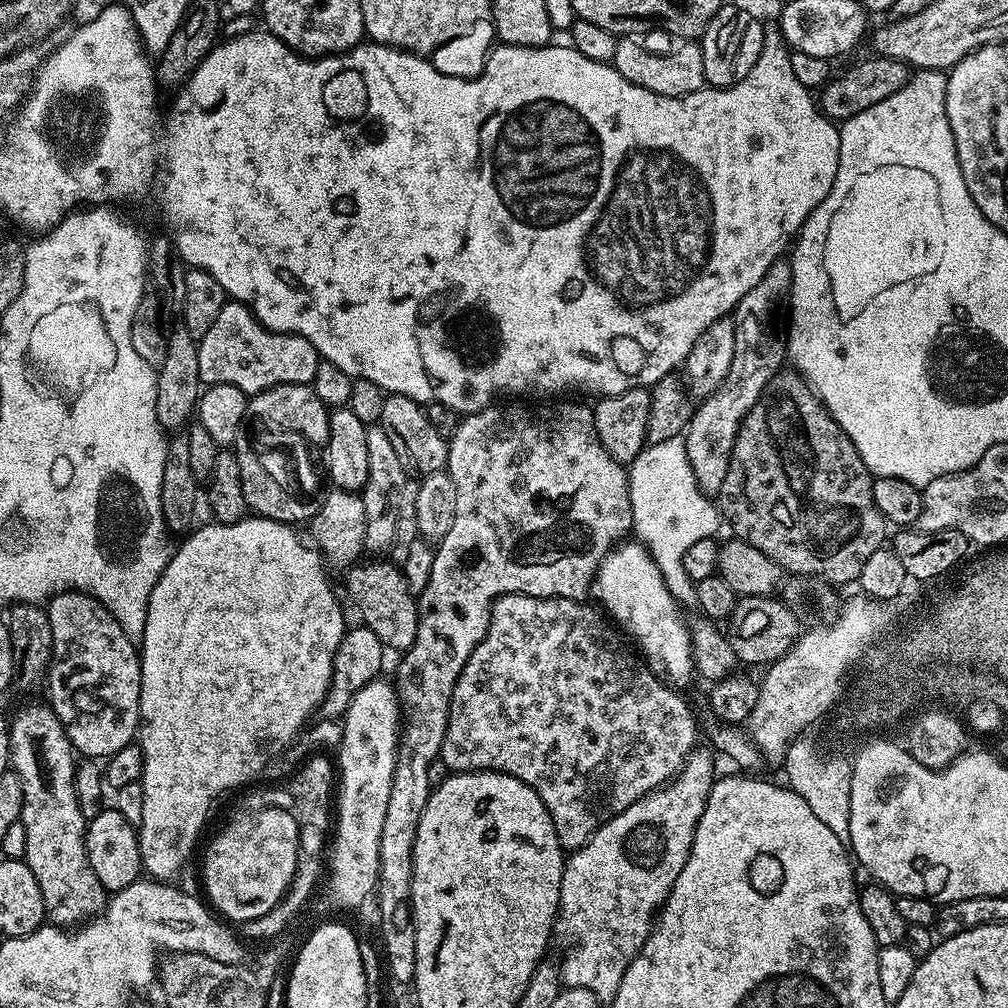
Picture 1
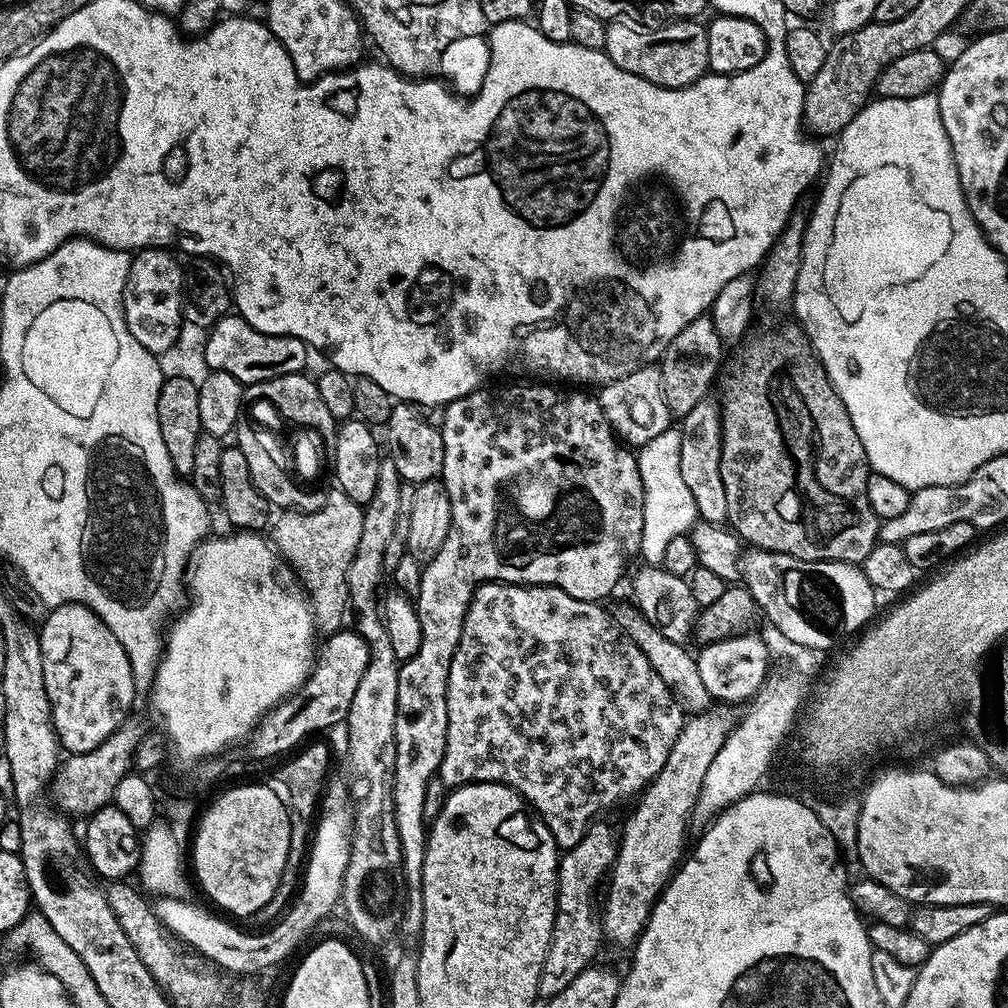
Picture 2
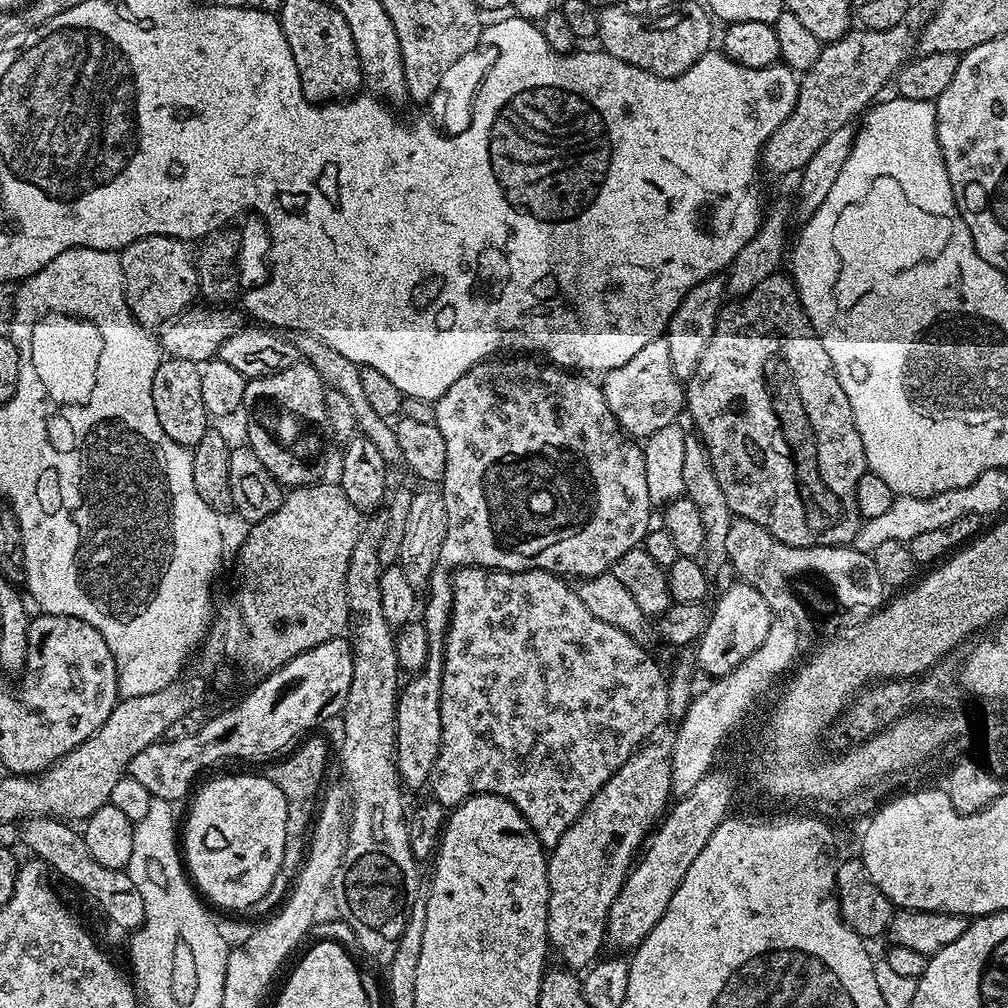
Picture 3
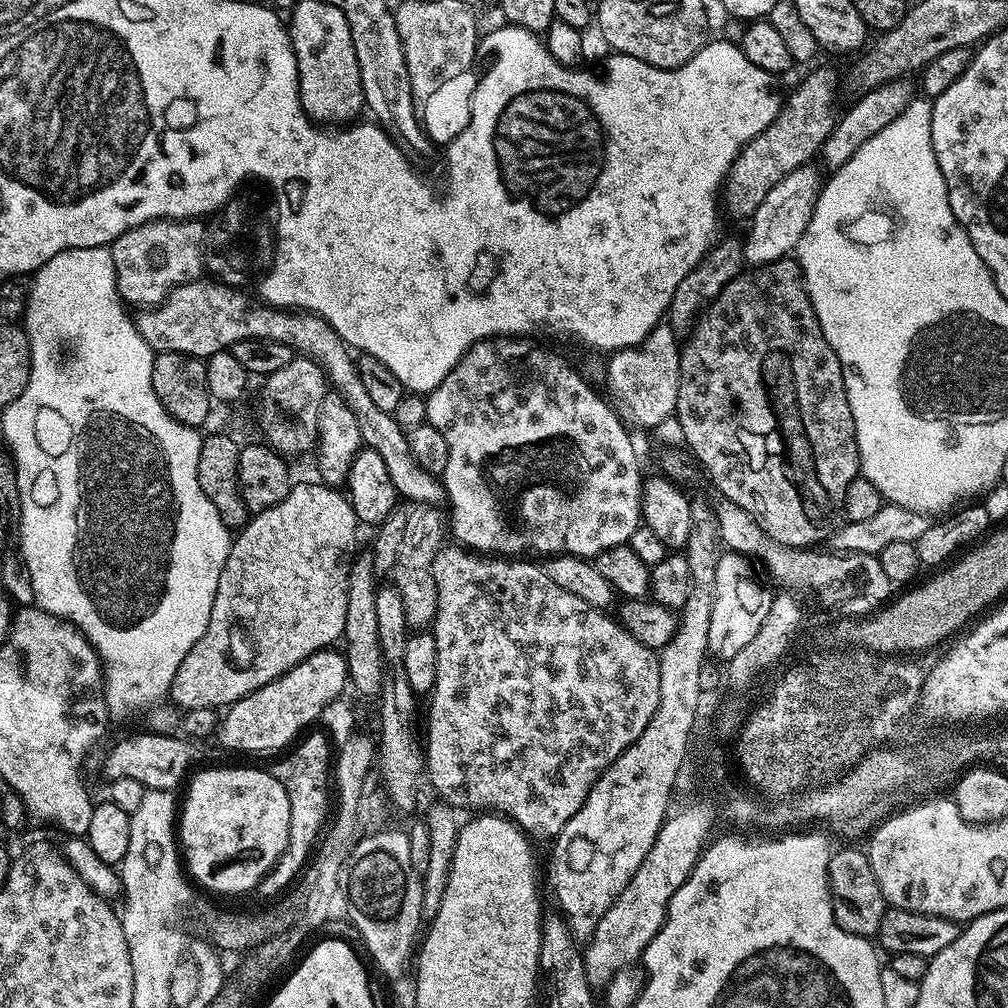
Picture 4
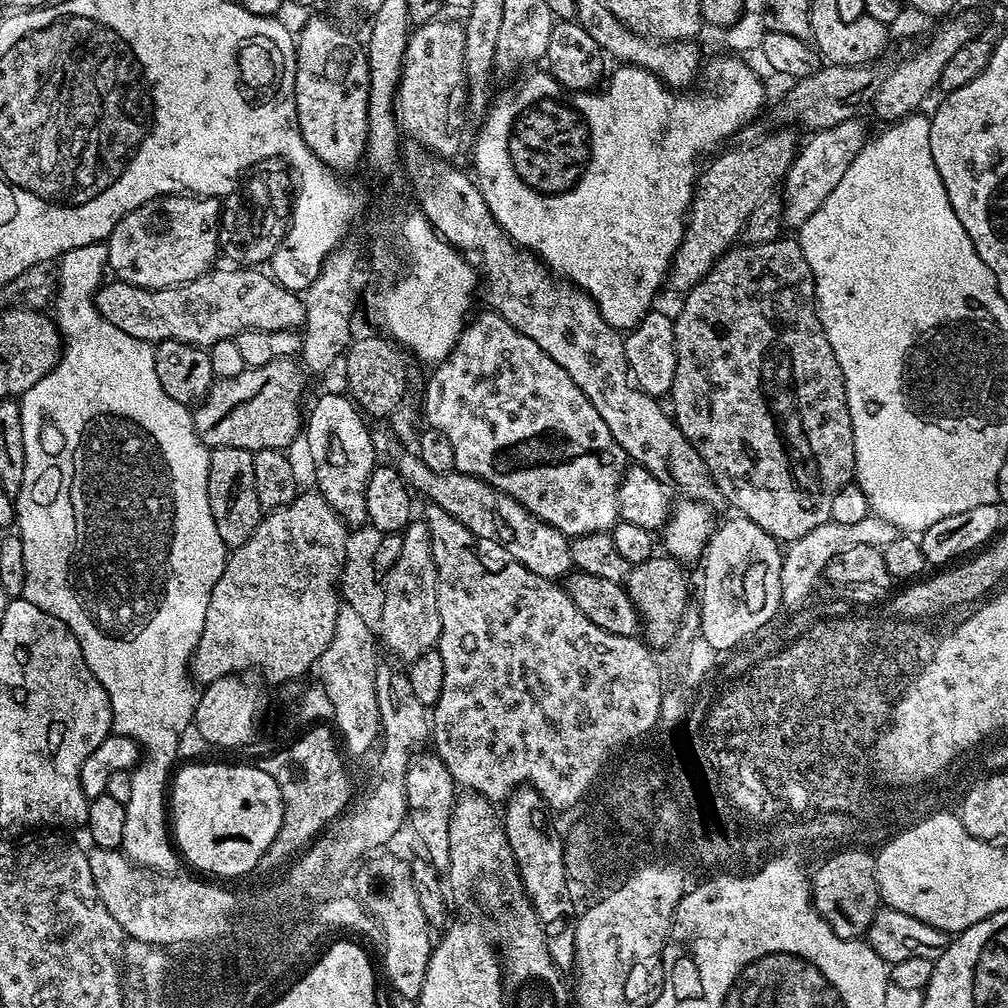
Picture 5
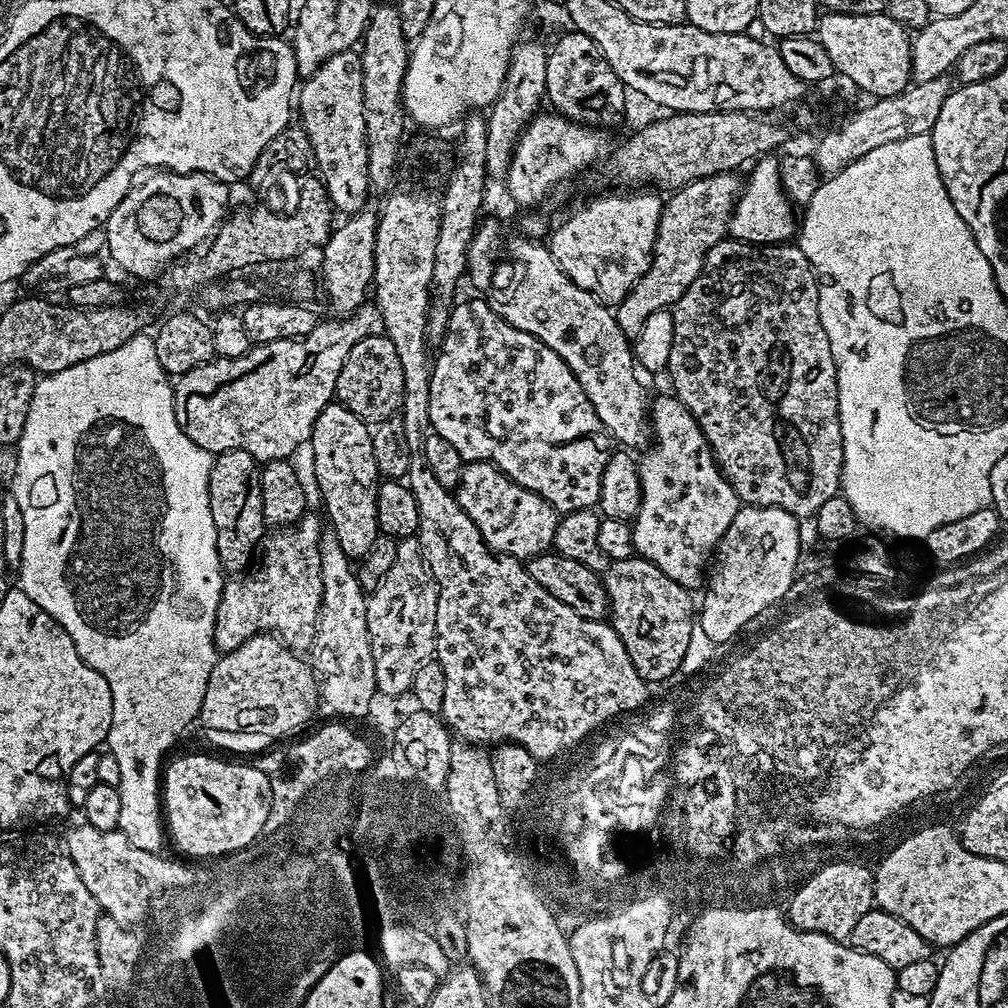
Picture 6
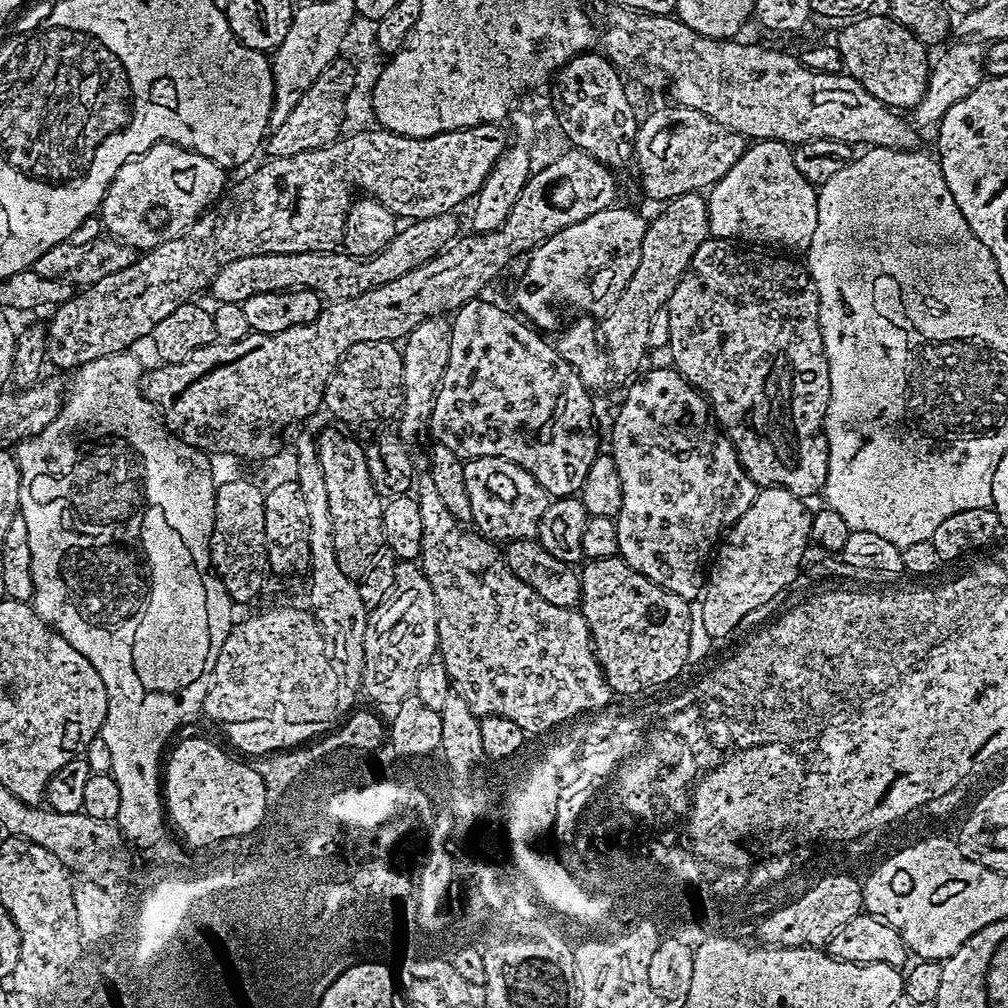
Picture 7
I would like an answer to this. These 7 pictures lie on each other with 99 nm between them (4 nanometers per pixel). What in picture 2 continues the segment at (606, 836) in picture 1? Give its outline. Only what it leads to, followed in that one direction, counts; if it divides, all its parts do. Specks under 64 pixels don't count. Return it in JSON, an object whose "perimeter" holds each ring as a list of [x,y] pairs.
{"perimeter":[[[713,706],[707,712],[697,712],[685,719],[684,729],[670,750],[670,758],[666,758],[666,766],[658,770],[651,784],[644,789],[639,797],[640,805],[625,822],[624,832],[622,828],[619,833],[616,861],[606,877],[608,893],[602,896],[602,932],[607,943],[609,940],[612,944],[635,945],[648,925],[653,904],[659,900],[660,893],[685,855],[688,820],[690,824],[706,770],[710,770],[714,754],[722,750],[728,733],[734,727],[732,712],[728,706]]]}

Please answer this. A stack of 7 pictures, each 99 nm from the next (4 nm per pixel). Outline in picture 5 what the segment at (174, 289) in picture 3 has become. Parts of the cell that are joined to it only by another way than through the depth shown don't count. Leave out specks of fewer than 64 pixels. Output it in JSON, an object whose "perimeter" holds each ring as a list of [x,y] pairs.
{"perimeter":[[[177,194],[148,200],[140,208],[127,212],[118,226],[114,226],[106,241],[107,267],[115,279],[139,288],[173,288],[175,284],[190,282],[213,267],[221,215],[222,204],[216,198],[193,198],[188,194]]]}

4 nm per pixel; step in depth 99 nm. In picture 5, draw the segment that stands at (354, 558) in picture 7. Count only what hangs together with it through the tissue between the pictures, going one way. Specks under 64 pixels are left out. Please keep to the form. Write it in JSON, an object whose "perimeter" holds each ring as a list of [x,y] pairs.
{"perimeter":[[[324,392],[306,412],[306,436],[308,432],[308,456],[316,471],[316,484],[327,502],[345,525],[368,523],[366,514],[366,486],[370,474],[378,467],[378,453],[369,425],[359,408],[347,395]]]}

